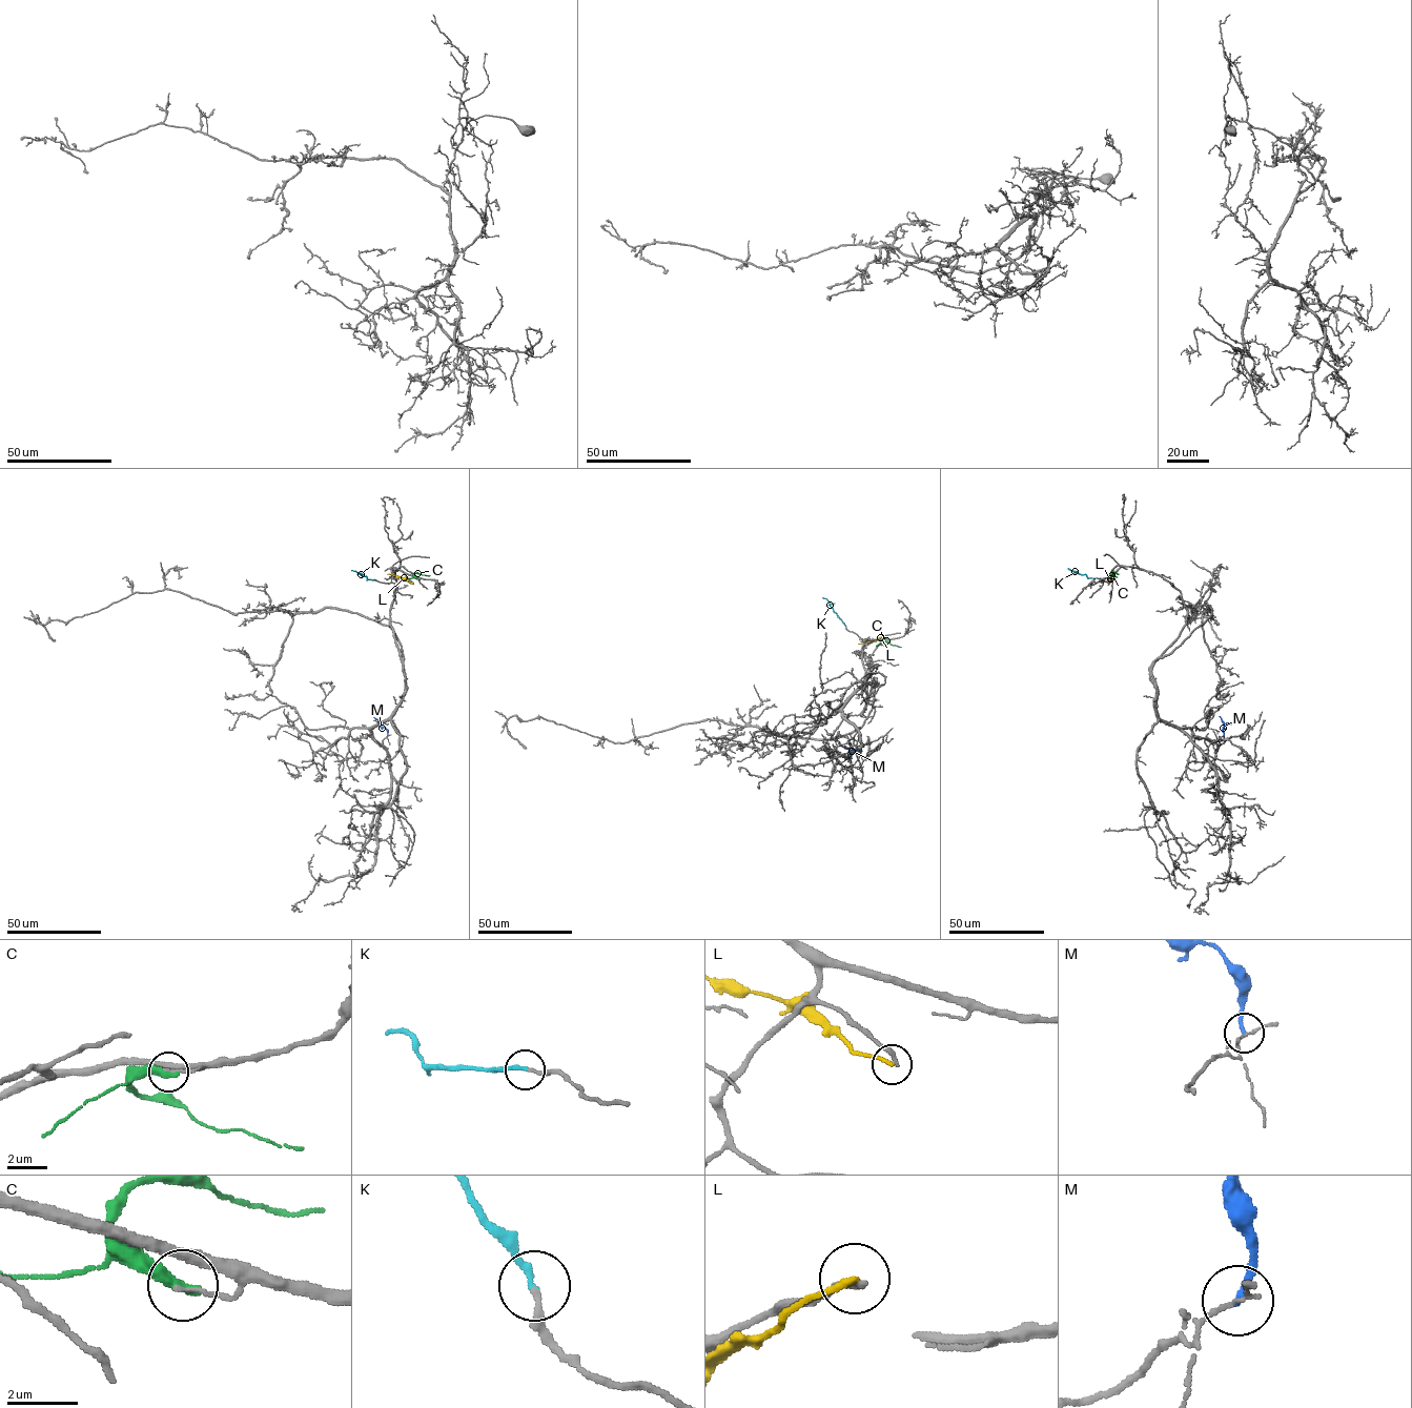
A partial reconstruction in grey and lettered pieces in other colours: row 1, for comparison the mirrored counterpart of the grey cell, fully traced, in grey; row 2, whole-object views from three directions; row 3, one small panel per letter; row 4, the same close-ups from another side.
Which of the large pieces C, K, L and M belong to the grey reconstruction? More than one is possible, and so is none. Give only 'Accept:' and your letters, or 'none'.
Accept: K

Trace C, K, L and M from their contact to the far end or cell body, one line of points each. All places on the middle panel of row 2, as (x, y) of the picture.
C: (887, 639), (884, 640), (901, 647)
K: (845, 626), (822, 597)
L: (883, 635), (858, 644)
M: (858, 750), (851, 752), (843, 747)

